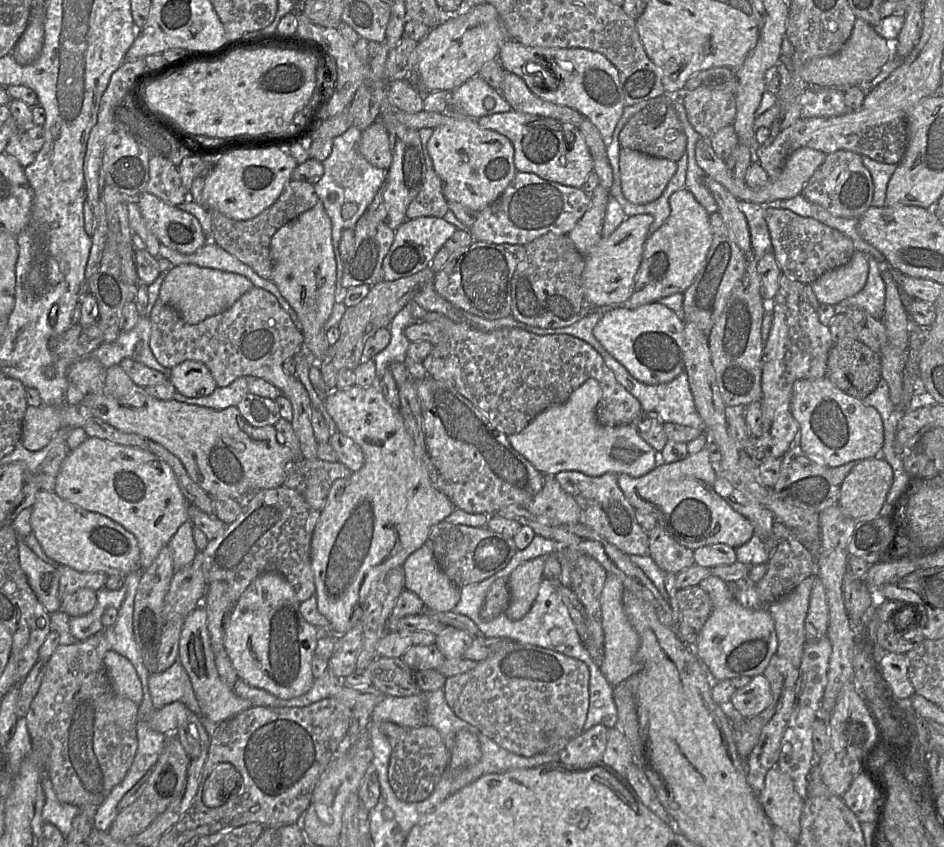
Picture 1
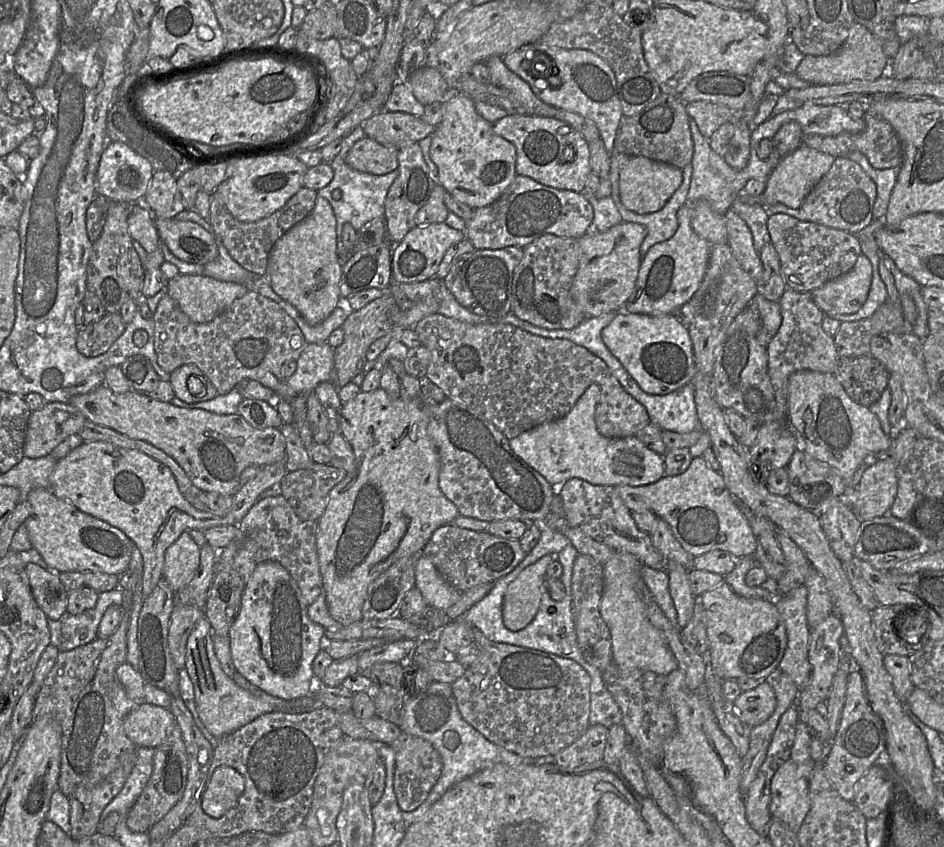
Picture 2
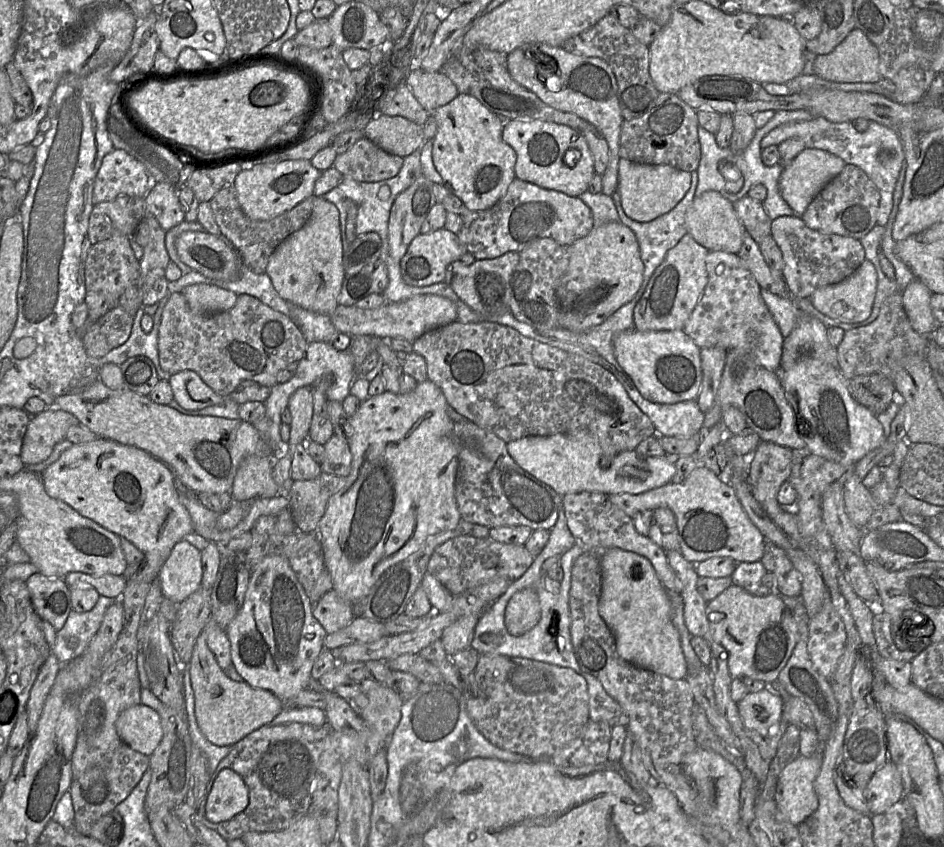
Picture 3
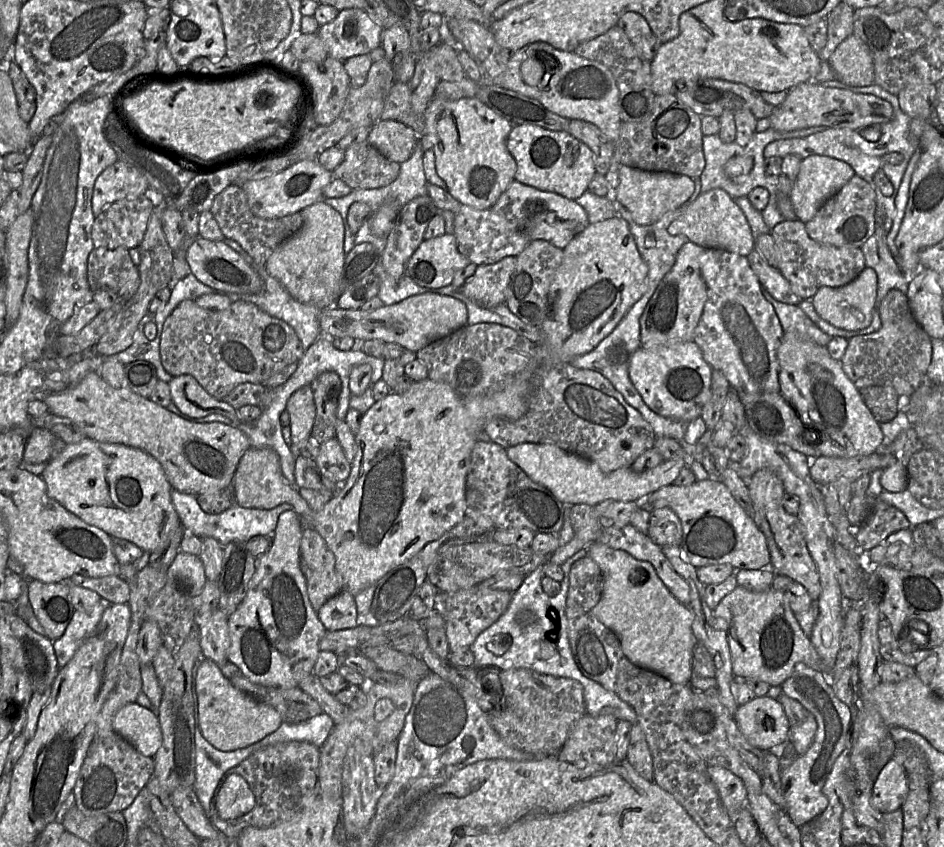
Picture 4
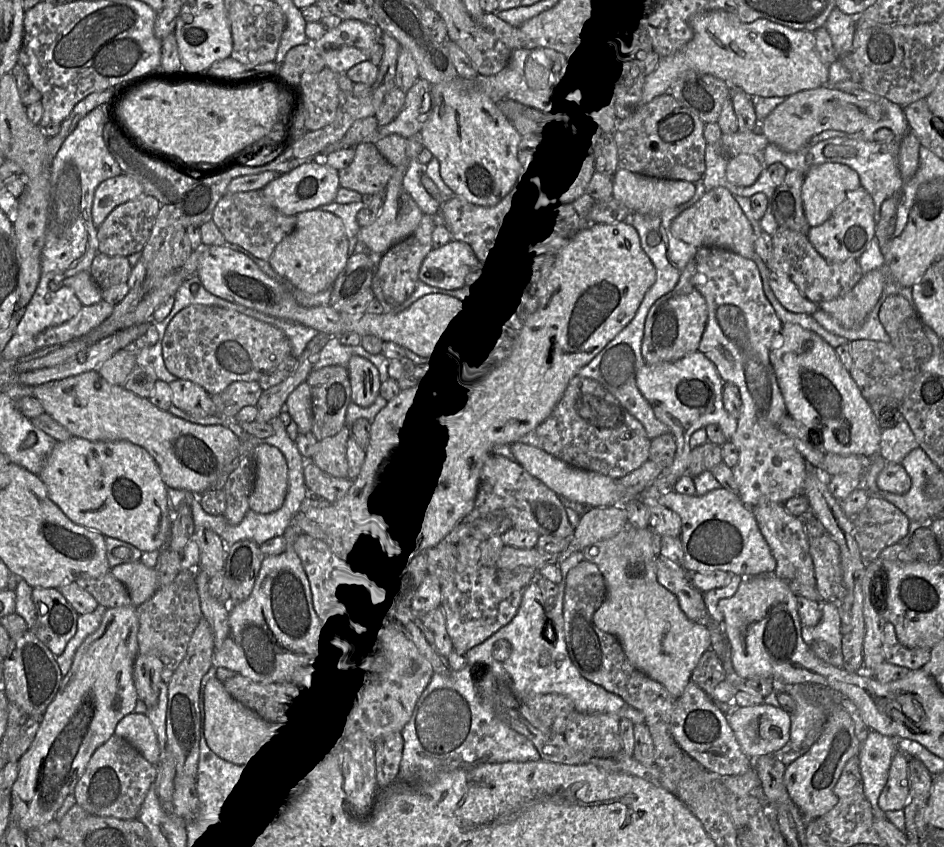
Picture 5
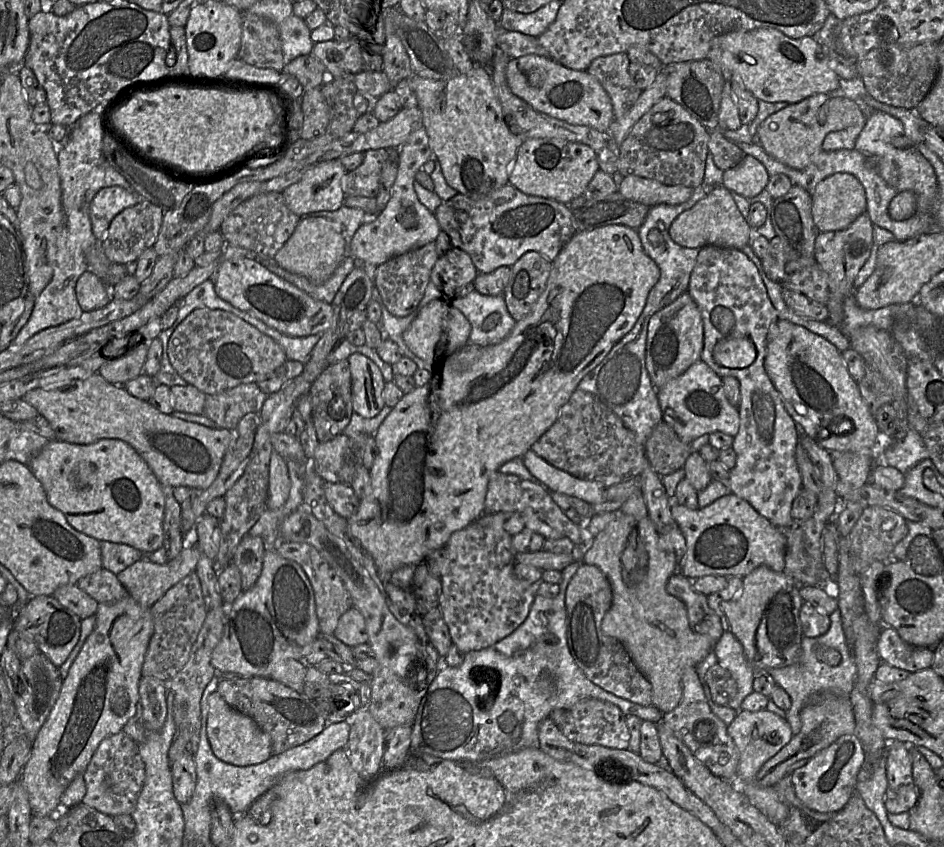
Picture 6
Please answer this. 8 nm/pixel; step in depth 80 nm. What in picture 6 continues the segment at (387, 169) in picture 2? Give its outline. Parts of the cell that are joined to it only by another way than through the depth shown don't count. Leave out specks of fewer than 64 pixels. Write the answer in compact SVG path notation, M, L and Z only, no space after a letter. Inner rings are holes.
M388 149L364 152L362 164L355 170L347 171L342 178L341 186L345 196L375 198L382 167L390 159L390 154Z

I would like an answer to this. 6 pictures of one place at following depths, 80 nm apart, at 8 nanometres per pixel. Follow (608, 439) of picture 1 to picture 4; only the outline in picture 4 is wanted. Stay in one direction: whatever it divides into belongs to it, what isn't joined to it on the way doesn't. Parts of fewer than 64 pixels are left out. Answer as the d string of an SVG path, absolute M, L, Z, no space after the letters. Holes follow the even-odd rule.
M524 442L507 447L506 453L533 481L548 488L562 503L588 505L606 500L643 500L661 487L673 484L682 468L690 461L686 454L682 454L643 472L624 467L604 473L596 463L568 453L554 444Z

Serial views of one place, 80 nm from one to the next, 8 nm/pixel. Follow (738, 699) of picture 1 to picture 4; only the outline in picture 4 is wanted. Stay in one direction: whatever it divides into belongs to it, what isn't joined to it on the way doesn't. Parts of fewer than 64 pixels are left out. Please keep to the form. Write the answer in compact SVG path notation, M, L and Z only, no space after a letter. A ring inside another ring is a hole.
M770 695L739 705L733 719L750 745L763 751L781 748L790 738L790 725L781 703Z

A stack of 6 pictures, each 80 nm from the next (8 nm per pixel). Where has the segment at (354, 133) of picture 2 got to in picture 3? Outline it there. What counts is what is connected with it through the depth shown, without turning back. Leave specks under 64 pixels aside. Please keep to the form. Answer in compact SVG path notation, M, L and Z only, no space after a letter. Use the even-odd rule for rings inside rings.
M420 146L411 155L403 158L402 167L395 177L379 182L368 183L358 182L350 177L343 176L341 183L337 187L322 196L325 200L334 204L339 211L343 255L349 250L350 246L345 234L348 205L350 203L356 203L359 206L355 222L356 235L360 236L367 232L376 232L381 238L382 257L386 263L387 255L389 255L388 220L393 202L400 193L406 190L417 178L422 175Z

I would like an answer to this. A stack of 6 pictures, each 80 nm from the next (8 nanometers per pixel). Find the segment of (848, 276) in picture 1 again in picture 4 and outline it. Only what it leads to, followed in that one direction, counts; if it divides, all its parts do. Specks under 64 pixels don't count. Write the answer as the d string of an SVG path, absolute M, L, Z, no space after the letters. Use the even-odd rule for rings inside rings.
M866 266L854 280L844 286L819 288L811 302L820 317L832 325L845 330L859 330L866 328L872 321L877 286L877 273Z

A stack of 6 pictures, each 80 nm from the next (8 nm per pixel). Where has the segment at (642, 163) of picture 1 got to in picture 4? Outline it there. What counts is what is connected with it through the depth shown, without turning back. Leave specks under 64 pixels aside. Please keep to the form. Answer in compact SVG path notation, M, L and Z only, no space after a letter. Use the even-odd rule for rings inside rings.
M620 165L618 186L612 192L615 203L622 204L629 211L633 220L639 225L649 225L658 221L663 215L685 203L695 189L692 178L669 172L650 172L626 165Z

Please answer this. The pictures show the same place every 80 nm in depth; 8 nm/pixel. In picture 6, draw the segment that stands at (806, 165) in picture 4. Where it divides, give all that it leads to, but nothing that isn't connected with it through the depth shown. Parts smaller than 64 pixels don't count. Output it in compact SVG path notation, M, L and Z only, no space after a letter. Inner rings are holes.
M848 173L826 177L810 195L813 221L820 232L844 230L867 209L863 186Z

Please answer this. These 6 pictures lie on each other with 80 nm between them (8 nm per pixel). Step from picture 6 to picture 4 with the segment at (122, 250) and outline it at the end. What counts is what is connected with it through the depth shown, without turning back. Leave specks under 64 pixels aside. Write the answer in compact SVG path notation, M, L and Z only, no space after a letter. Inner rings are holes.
M144 195L137 199L123 199L112 203L94 219L92 227L94 248L138 248L143 241L148 221L153 211L152 200Z

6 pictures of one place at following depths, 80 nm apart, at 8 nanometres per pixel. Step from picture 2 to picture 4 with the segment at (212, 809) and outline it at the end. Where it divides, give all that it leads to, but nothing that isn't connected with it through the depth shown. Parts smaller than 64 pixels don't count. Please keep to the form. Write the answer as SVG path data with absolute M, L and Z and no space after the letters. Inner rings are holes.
M228 773L220 783L214 808L222 820L234 820L251 811L255 799L246 781L235 773Z

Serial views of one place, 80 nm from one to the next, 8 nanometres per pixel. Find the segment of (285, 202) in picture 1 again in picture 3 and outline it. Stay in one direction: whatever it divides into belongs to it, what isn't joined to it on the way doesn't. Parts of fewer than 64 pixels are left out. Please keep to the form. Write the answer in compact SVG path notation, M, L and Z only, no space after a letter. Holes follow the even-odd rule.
M233 185L218 191L210 200L210 205L221 234L231 241L243 264L252 272L261 274L266 272L269 258L276 247L308 221L312 212L314 197L312 195L304 199L291 210L267 221L252 220L244 214Z

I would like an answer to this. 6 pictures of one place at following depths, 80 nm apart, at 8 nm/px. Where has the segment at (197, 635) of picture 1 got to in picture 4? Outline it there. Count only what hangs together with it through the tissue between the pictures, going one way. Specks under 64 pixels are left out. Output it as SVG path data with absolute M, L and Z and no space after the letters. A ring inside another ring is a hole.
M202 657L197 665L194 689L197 697L200 731L205 740L217 750L227 752L246 748L274 733L283 722L275 708L235 688L230 680L223 676L218 665L208 658Z

